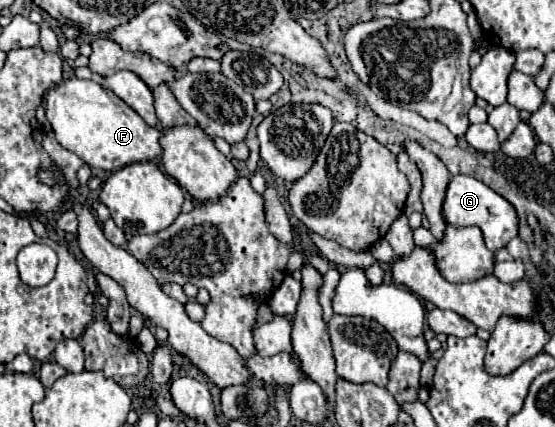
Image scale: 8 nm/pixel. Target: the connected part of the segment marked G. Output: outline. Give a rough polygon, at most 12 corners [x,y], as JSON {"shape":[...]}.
{"shape":[[453,176],[451,226],[477,226],[491,252],[519,232],[515,208],[473,176]]}

